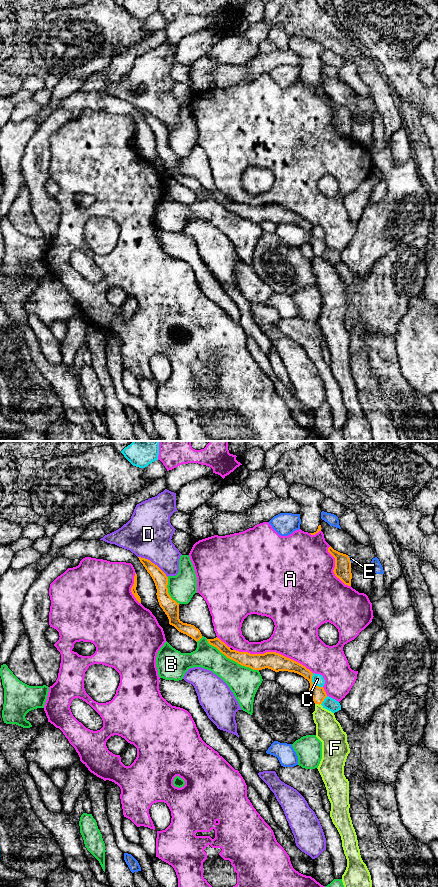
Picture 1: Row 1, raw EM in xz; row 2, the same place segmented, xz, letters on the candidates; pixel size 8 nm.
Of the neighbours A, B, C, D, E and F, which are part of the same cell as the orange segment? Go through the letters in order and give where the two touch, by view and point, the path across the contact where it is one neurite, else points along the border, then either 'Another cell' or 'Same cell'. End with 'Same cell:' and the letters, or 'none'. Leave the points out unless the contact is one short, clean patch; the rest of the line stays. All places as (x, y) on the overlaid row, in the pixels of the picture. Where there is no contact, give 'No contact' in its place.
A: Touches orange at xz (273, 652). Another cell
B: Touches orange at xz (232, 659). Another cell
C: Touches orange at xz (312, 683). Another cell
D: Touches orange at xz (153, 563). Another cell
E: Touches orange at xz (349, 559). Another cell
F: Touches orange at xz (318, 703). Boundary: xz (315, 703), (320, 704). Another cell
Same cell: none

